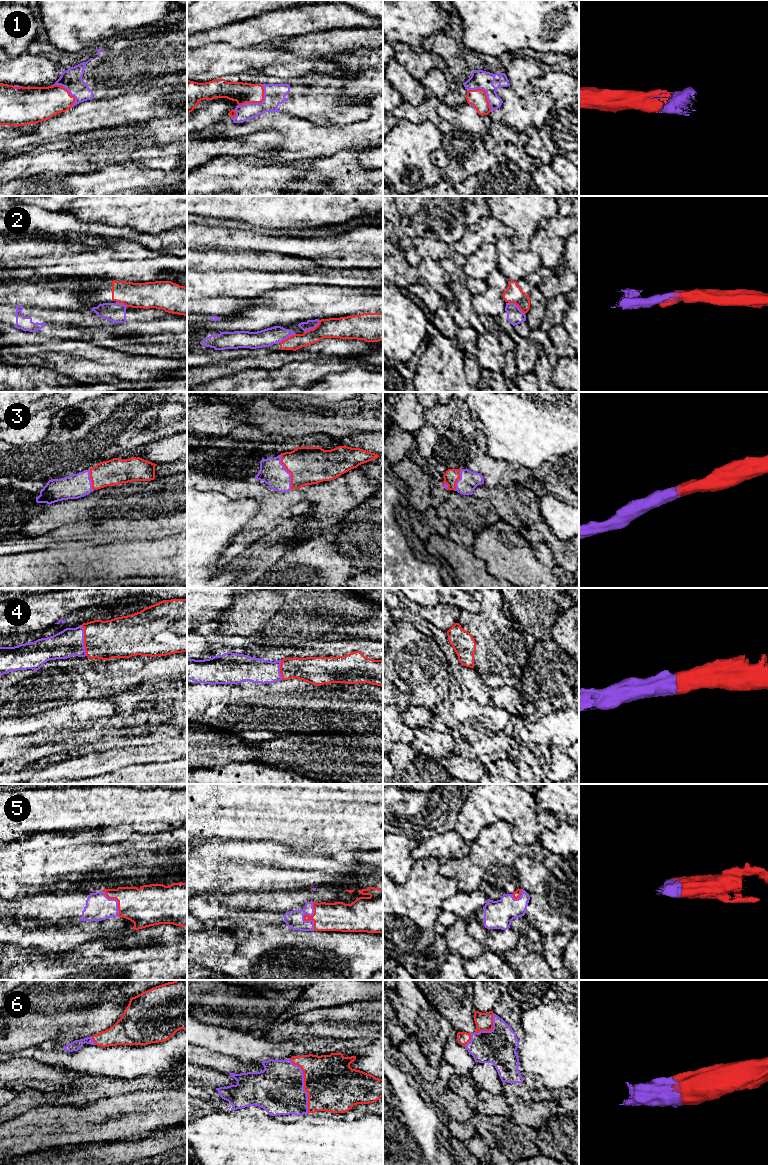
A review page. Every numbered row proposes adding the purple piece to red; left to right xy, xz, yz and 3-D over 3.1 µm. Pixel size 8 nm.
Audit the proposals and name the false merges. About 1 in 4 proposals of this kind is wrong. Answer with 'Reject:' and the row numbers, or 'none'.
Reject: 2

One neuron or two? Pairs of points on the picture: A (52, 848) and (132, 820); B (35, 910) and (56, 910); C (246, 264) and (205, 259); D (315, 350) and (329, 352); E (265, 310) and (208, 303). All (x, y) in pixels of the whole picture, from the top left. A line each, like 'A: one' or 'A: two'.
A: two
B: one
C: one
D: one
E: two

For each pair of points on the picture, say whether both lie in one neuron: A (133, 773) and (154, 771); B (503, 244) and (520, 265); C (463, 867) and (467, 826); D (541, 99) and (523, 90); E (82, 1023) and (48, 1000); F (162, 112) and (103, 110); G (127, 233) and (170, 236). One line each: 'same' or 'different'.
A: same
B: same
C: different
D: different
E: same
F: same
G: same

